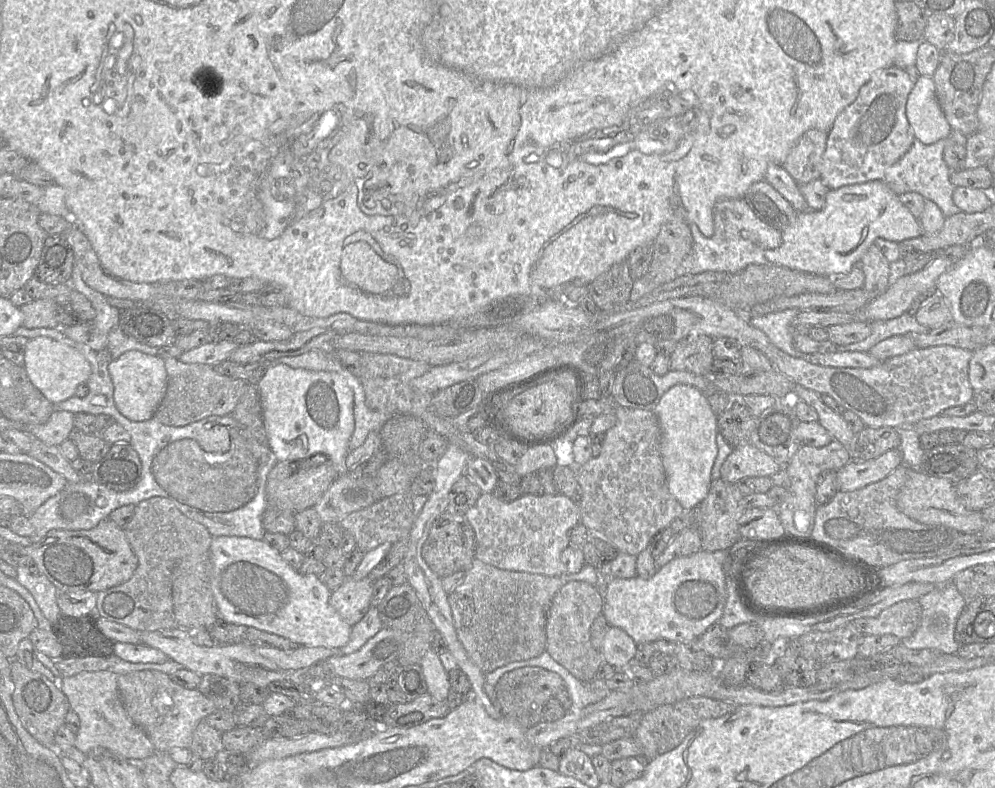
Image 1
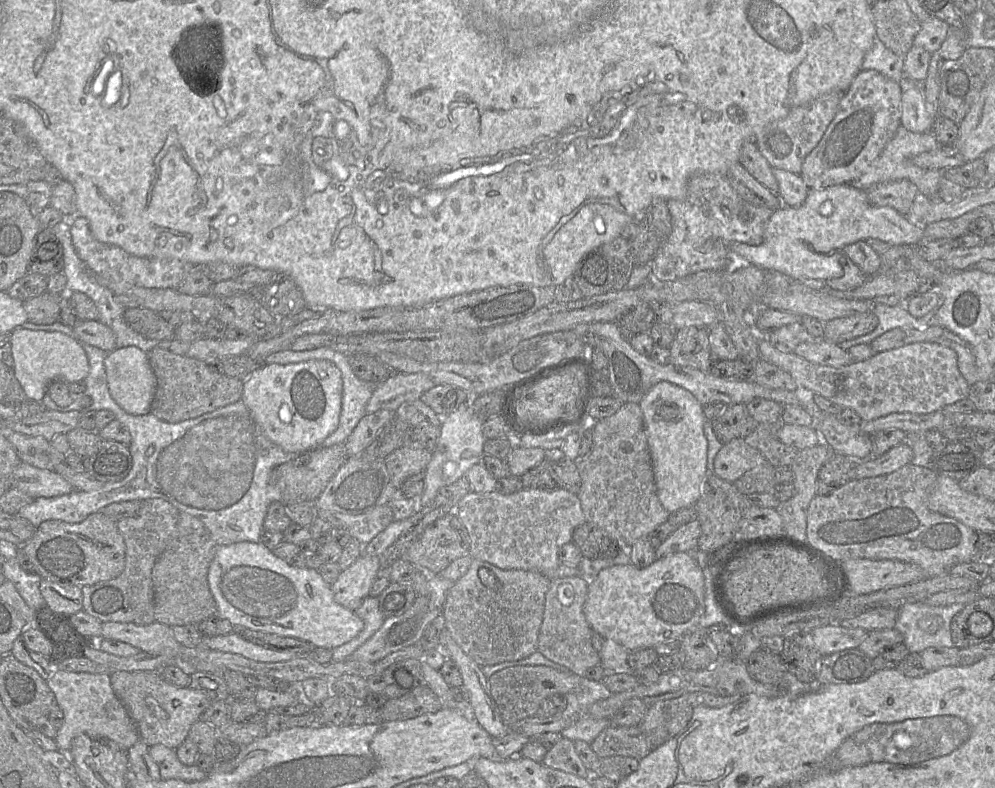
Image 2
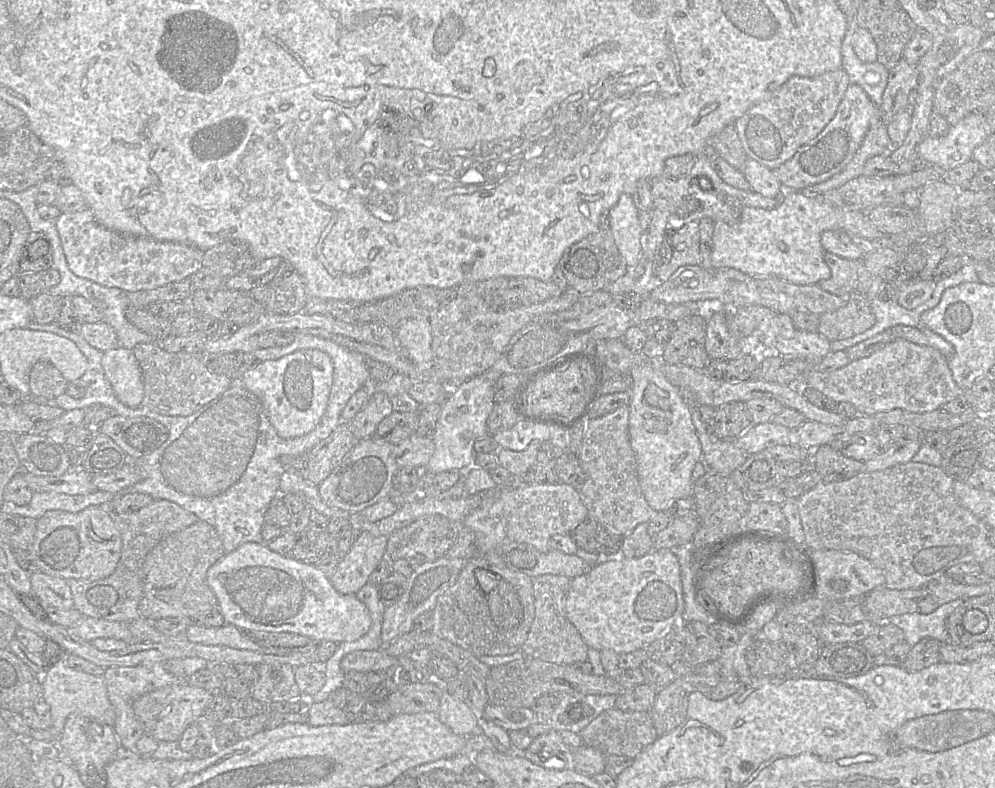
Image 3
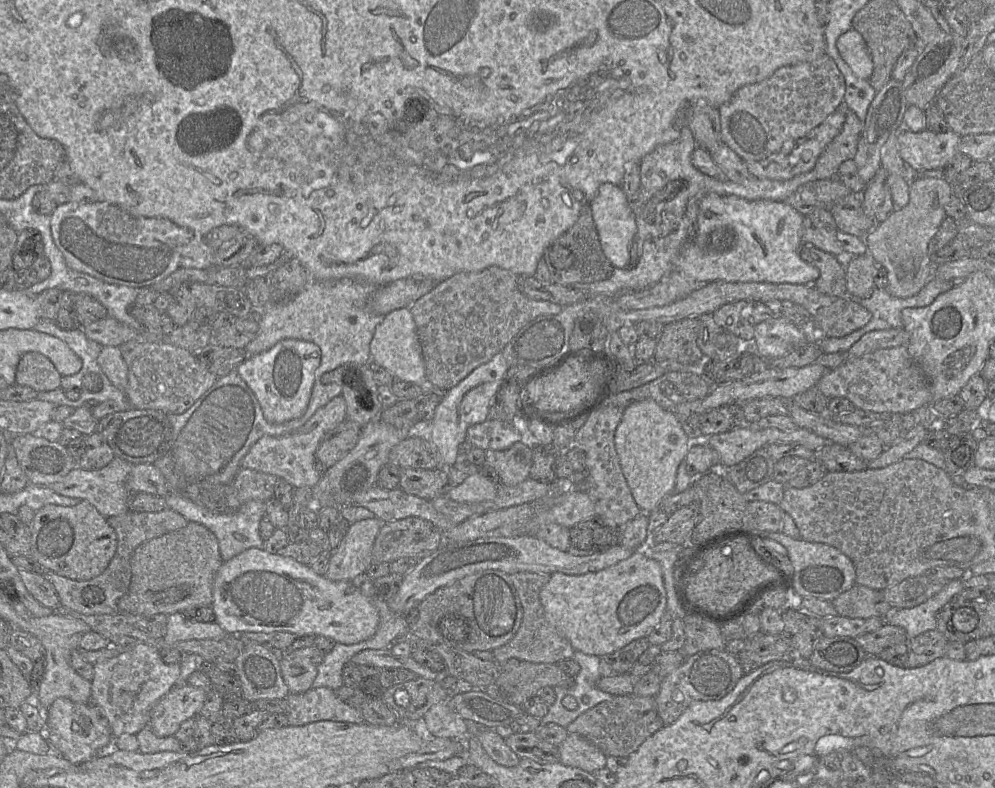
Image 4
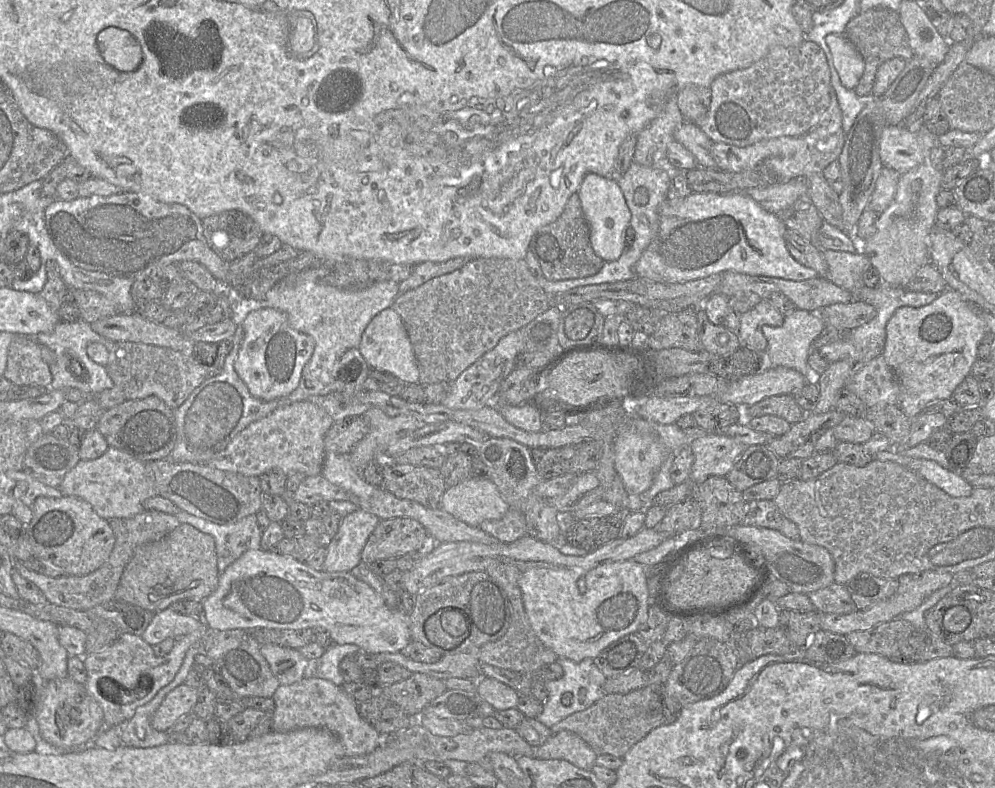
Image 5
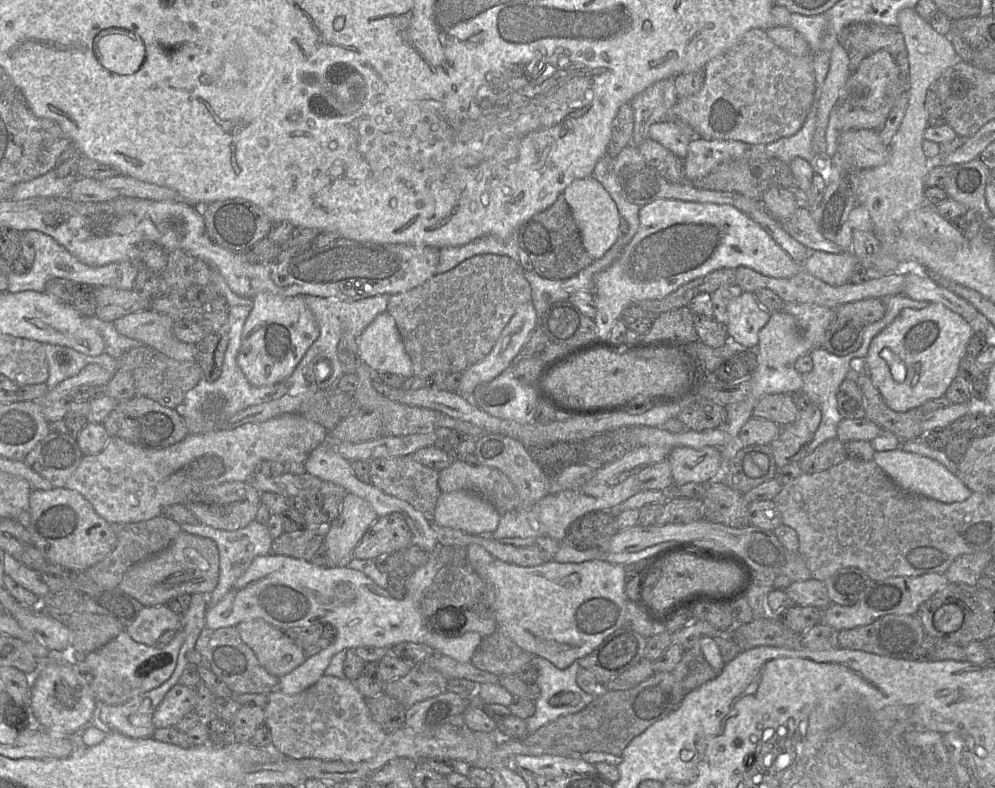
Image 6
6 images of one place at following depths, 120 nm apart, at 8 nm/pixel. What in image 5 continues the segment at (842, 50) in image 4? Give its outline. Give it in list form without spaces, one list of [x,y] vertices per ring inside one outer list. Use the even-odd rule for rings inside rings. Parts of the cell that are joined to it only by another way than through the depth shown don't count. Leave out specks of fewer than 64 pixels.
[[[829,34],[825,39],[842,85],[853,90],[864,73],[865,62],[862,55],[845,35]]]

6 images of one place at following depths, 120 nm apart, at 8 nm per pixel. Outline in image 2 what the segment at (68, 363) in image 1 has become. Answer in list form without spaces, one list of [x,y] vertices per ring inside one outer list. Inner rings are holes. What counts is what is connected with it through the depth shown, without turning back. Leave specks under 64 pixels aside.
[[[18,326],[9,334],[9,345],[13,358],[13,372],[27,398],[41,403],[47,386],[56,380],[68,384],[84,381],[89,373],[87,355],[76,338],[61,332],[34,331]]]

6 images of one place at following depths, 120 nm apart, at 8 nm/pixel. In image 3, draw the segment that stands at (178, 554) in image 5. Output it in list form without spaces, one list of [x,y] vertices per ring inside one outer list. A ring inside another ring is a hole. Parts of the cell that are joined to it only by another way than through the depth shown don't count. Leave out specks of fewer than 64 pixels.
[[[201,520],[165,537],[147,554],[143,564],[140,616],[150,621],[180,618],[189,622],[197,614],[217,608],[217,598],[207,583],[207,572],[224,554],[216,530]]]

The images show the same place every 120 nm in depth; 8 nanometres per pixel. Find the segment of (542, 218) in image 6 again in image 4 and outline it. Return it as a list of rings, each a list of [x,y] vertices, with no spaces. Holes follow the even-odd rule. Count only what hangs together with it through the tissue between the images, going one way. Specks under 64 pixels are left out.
[[[584,205],[577,221],[547,247],[542,259],[550,272],[552,283],[562,286],[603,281],[615,269],[602,250],[589,205]]]

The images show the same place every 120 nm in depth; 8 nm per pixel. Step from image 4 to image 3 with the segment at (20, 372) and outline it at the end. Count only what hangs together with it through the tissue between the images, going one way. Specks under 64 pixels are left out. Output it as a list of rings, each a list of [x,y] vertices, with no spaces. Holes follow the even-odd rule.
[[[46,361],[36,362],[29,372],[29,388],[32,396],[53,399],[66,393],[68,384],[57,368]]]

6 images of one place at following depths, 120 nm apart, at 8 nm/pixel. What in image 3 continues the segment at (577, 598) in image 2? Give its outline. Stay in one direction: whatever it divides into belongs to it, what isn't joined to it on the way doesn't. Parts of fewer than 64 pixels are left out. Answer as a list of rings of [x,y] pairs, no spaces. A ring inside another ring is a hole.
[[[541,575],[532,579],[535,615],[527,638],[520,648],[526,658],[539,659],[558,665],[572,665],[587,661],[586,645],[575,626],[565,613],[565,600],[570,579],[559,575]]]

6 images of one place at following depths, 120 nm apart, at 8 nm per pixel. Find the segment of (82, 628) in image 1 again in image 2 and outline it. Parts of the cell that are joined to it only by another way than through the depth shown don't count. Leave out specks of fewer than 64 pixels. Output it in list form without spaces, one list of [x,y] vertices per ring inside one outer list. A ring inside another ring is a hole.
[[[47,606],[36,612],[37,629],[51,642],[50,660],[56,664],[70,658],[84,656],[90,638],[82,635],[71,623],[69,616],[57,614]]]

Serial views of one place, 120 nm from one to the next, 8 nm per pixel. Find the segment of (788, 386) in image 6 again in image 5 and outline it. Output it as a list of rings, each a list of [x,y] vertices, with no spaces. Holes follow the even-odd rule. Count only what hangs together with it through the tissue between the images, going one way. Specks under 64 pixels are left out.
[[[798,308],[790,314],[784,315],[784,322],[781,326],[764,325],[762,332],[767,339],[767,348],[763,353],[763,366],[758,373],[763,373],[772,367],[784,366],[800,372],[806,378],[807,383],[818,384],[819,376],[813,375],[807,364],[807,358],[812,350],[812,342],[821,333],[824,326],[825,323],[817,312]]]

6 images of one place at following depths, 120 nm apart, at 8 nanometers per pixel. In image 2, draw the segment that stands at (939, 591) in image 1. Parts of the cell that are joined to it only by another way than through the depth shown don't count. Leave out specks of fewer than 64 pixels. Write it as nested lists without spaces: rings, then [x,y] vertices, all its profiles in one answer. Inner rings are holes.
[[[923,601],[907,602],[897,609],[895,628],[902,634],[903,644],[911,653],[921,653],[929,647],[953,647],[950,624],[954,615],[963,607],[961,603],[931,606]]]

